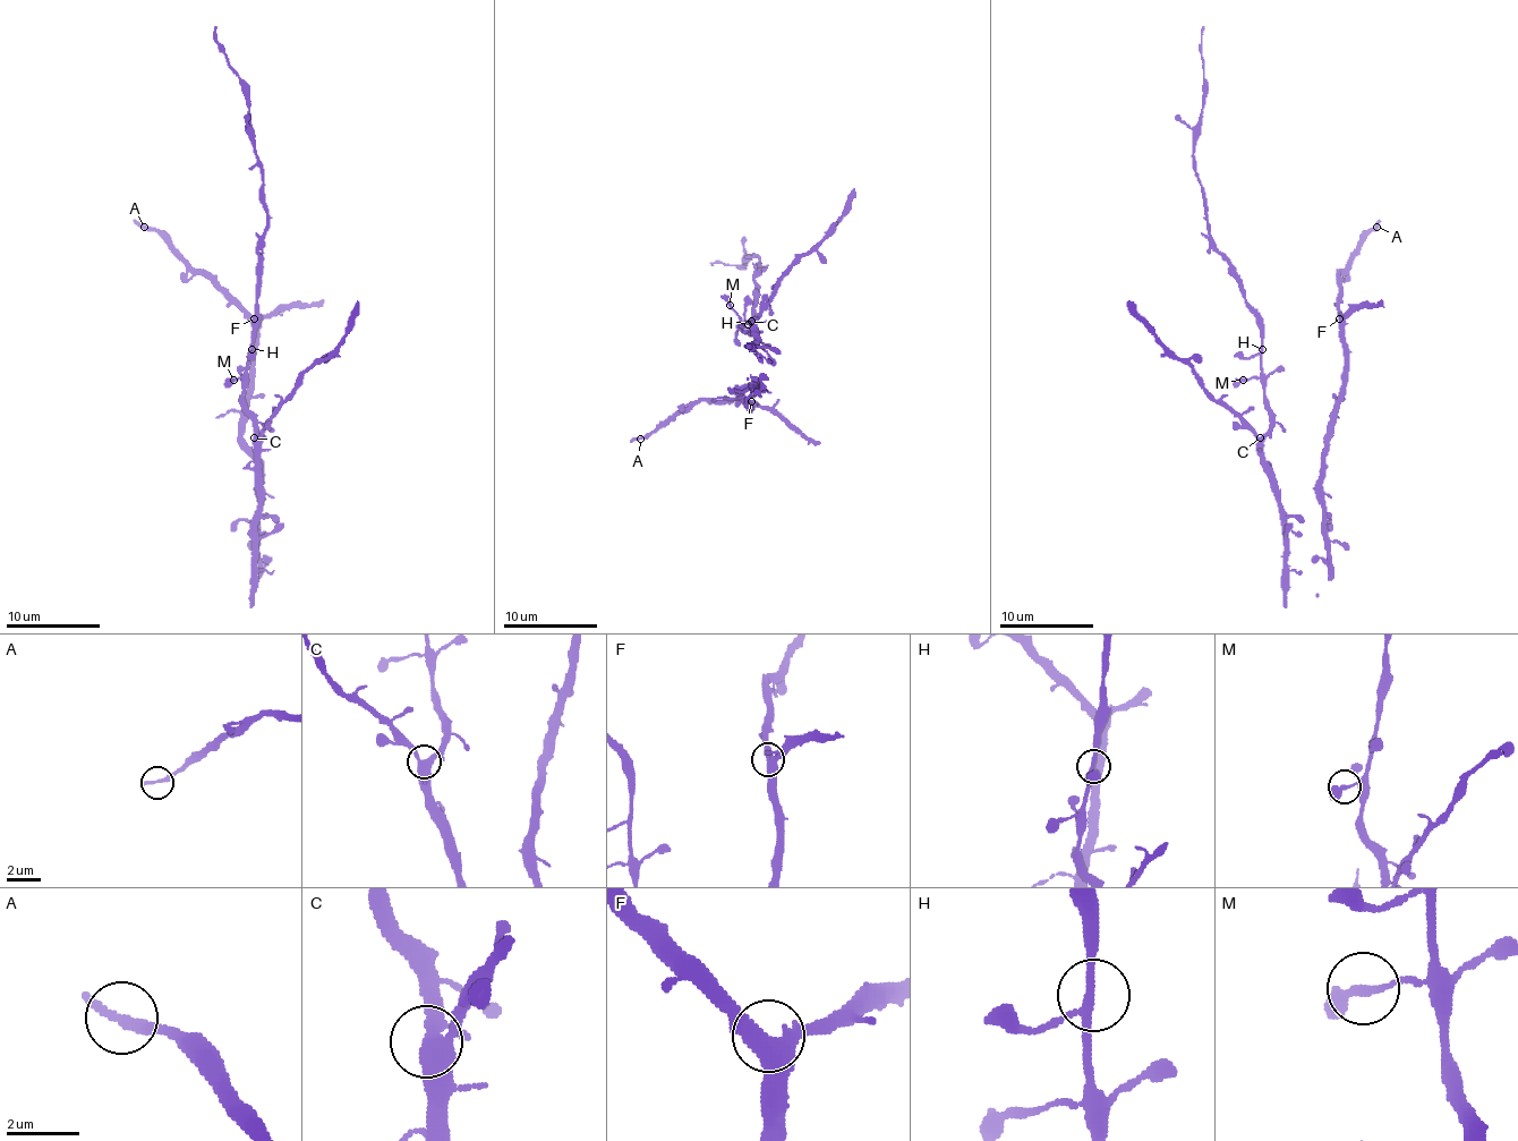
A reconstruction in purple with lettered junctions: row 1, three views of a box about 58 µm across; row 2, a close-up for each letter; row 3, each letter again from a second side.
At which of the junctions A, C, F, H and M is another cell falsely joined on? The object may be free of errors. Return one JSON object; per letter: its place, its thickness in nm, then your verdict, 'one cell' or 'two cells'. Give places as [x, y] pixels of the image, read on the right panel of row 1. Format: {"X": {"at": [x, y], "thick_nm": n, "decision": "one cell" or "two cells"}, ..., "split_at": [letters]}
{"A": {"at": [1376, 227], "thick_nm": 240, "decision": "one cell"}, "C": {"at": [1260, 437], "thick_nm": 400, "decision": "one cell"}, "F": {"at": [1339, 318], "thick_nm": 420, "decision": "one cell"}, "H": {"at": [1262, 349], "thick_nm": 200, "decision": "one cell"}, "M": {"at": [1243, 380], "thick_nm": 280, "decision": "one cell"}, "split_at": []}

